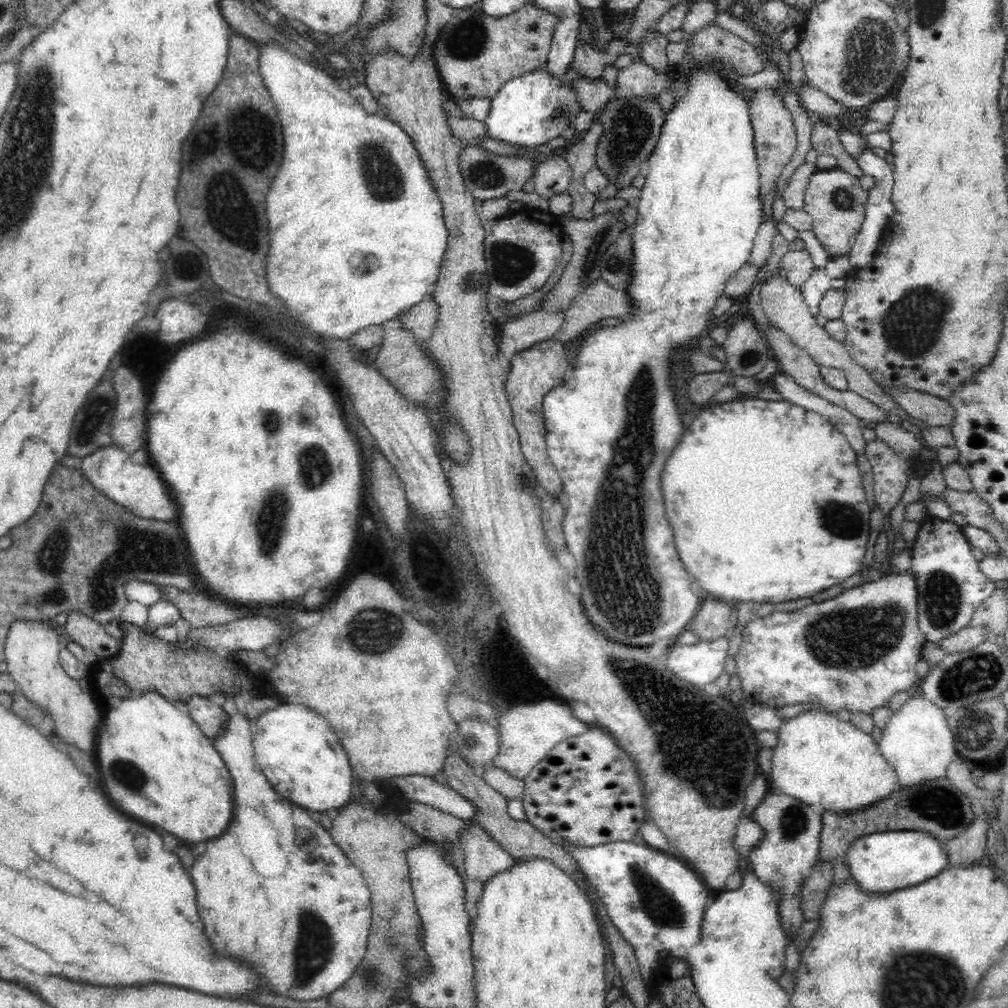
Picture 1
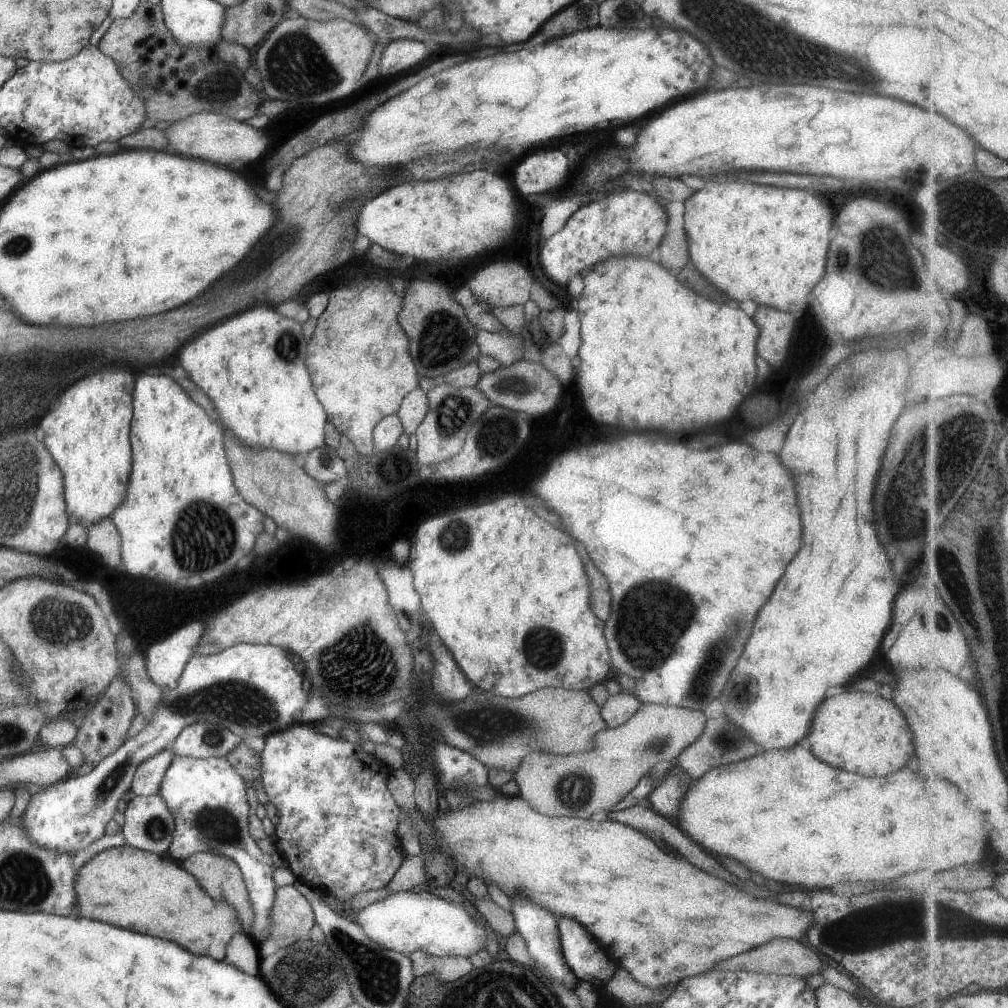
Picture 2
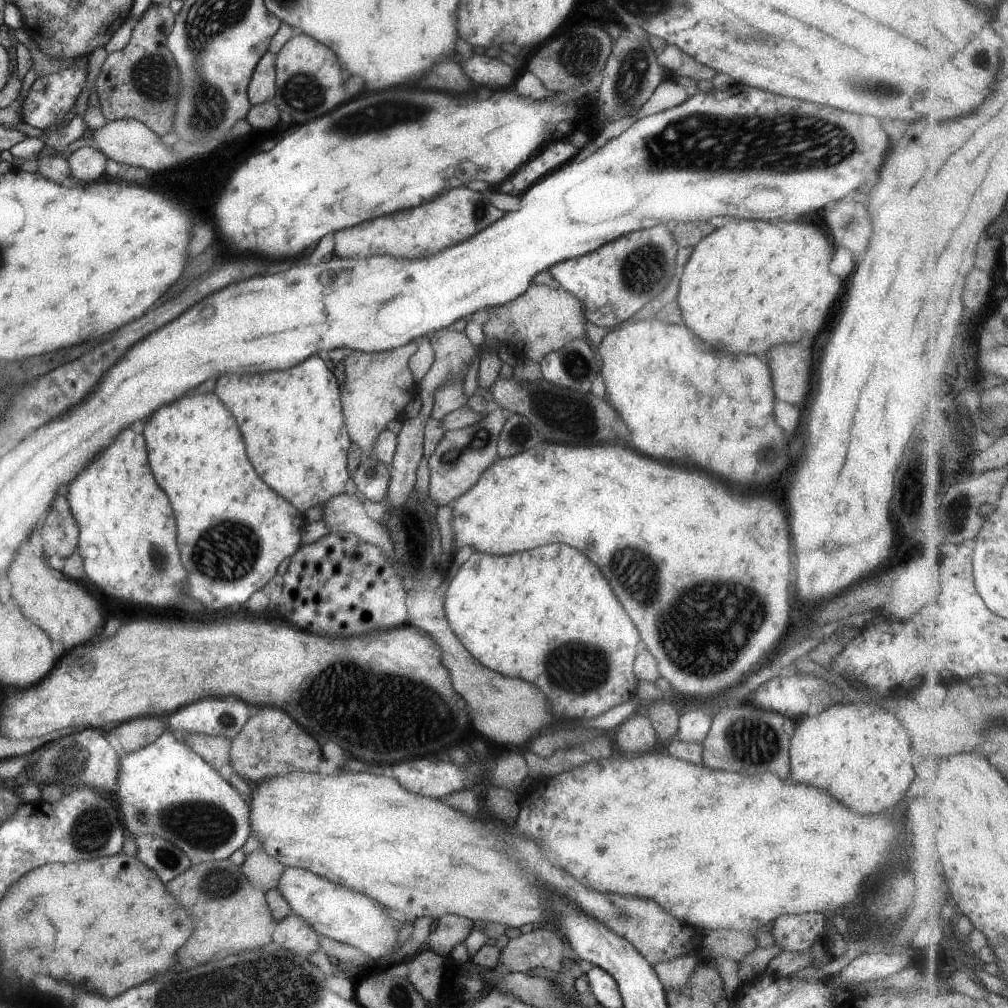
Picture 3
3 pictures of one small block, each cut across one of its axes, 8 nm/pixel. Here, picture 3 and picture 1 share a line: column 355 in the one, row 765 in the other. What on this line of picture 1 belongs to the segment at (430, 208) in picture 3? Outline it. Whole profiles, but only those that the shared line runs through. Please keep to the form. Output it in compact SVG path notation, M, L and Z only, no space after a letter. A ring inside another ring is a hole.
M228 694L211 697L225 714L226 725L221 726L212 743L234 780L234 812L226 832L210 840L206 852L192 866L198 910L214 948L222 956L254 960L255 972L262 972L264 982L273 992L300 1001L326 998L352 976L364 957L372 915L368 886L360 870L310 817L308 810L296 806L296 812L290 812L292 802L284 802L262 776L253 755L254 726L238 711L234 697Z

